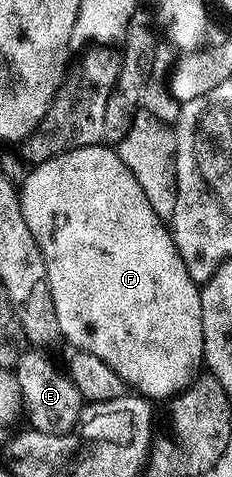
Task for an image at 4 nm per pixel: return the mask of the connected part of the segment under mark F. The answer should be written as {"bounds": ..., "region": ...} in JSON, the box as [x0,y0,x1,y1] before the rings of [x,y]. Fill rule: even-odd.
{"bounds":[20,144,203,400],"region":[[[106,144],[85,146],[39,162],[20,183],[20,197],[24,220],[28,220],[28,228],[32,236],[36,236],[36,244],[40,244],[40,252],[48,268],[48,288],[52,292],[52,304],[56,304],[59,335],[63,339],[67,338],[72,344],[71,347],[92,352],[92,356],[100,356],[100,360],[111,366],[126,381],[127,387],[141,397],[151,400],[157,398],[170,400],[174,395],[181,394],[194,381],[196,371],[199,369],[197,366],[203,361],[202,292],[199,283],[194,282],[192,276],[188,276],[188,268],[184,260],[180,260],[180,252],[176,248],[174,237],[170,235],[169,225],[163,218],[156,216],[156,212],[152,212],[152,204],[148,204],[140,183],[136,181],[136,176],[132,176],[132,172],[124,164],[117,149]]]}

